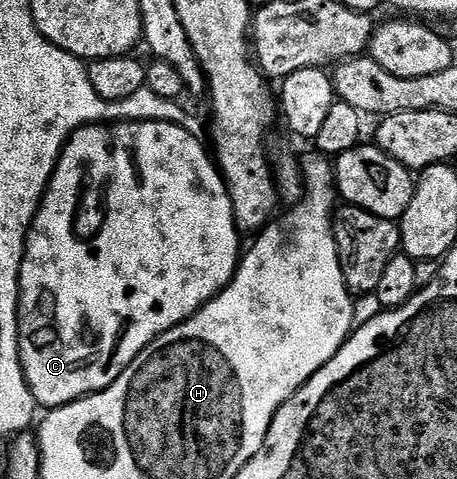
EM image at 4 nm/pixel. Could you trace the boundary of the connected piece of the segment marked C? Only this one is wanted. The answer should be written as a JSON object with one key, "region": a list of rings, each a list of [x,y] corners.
{"region":[[[116,121],[81,127],[69,138],[59,156],[43,201],[27,233],[27,250],[19,268],[19,358],[23,374],[36,406],[50,411],[62,405],[72,405],[90,393],[99,393],[111,384],[153,343],[162,333],[187,321],[197,310],[208,305],[221,290],[227,288],[235,277],[241,260],[239,240],[241,234],[235,223],[235,212],[231,196],[227,193],[227,182],[219,172],[212,154],[203,150],[200,138],[185,131],[179,125],[164,121]]]}

